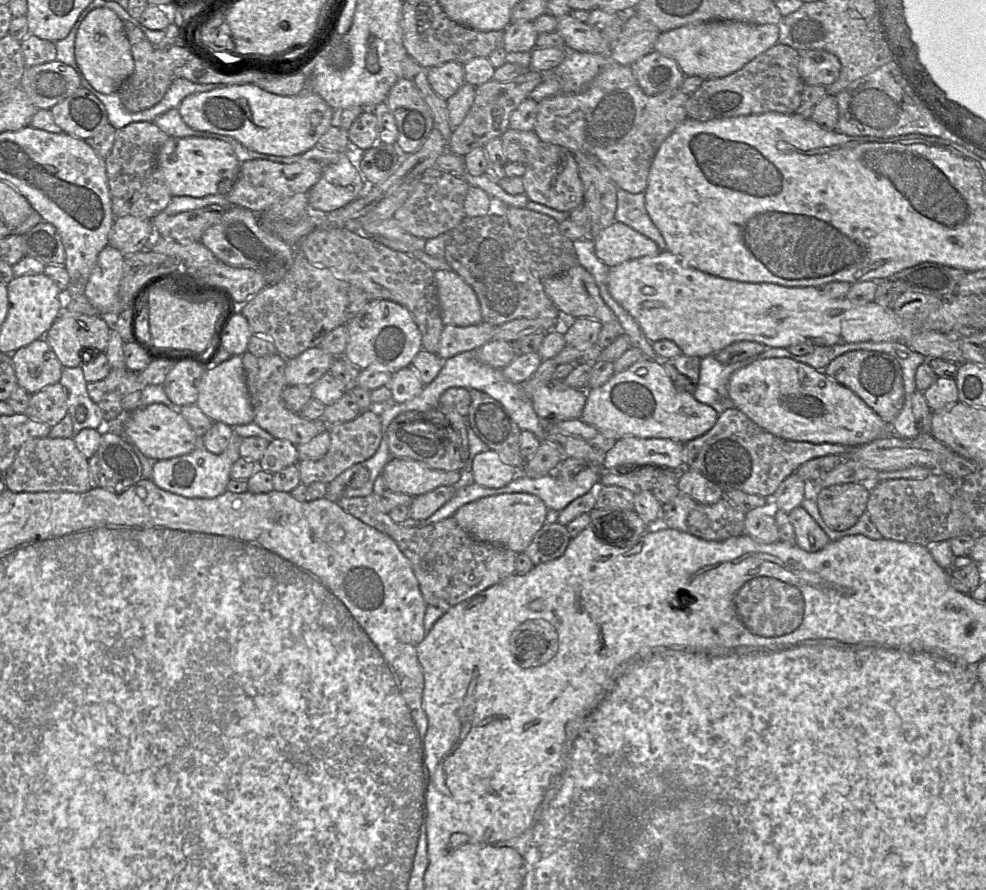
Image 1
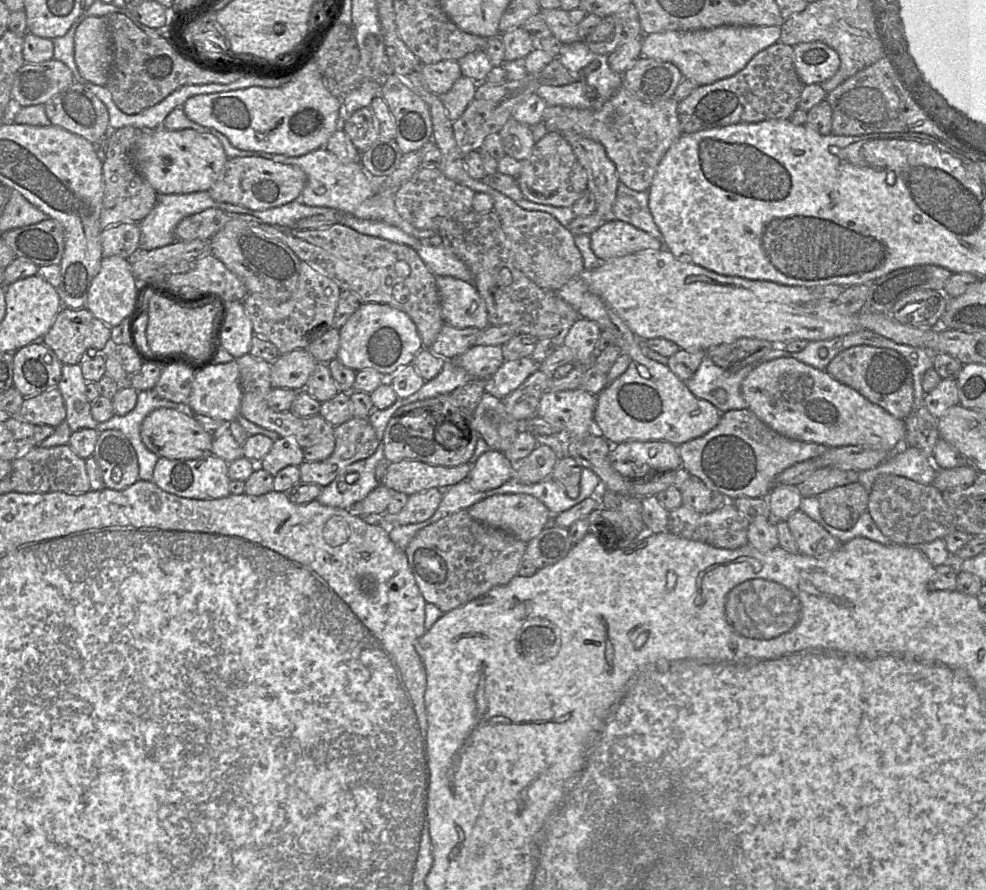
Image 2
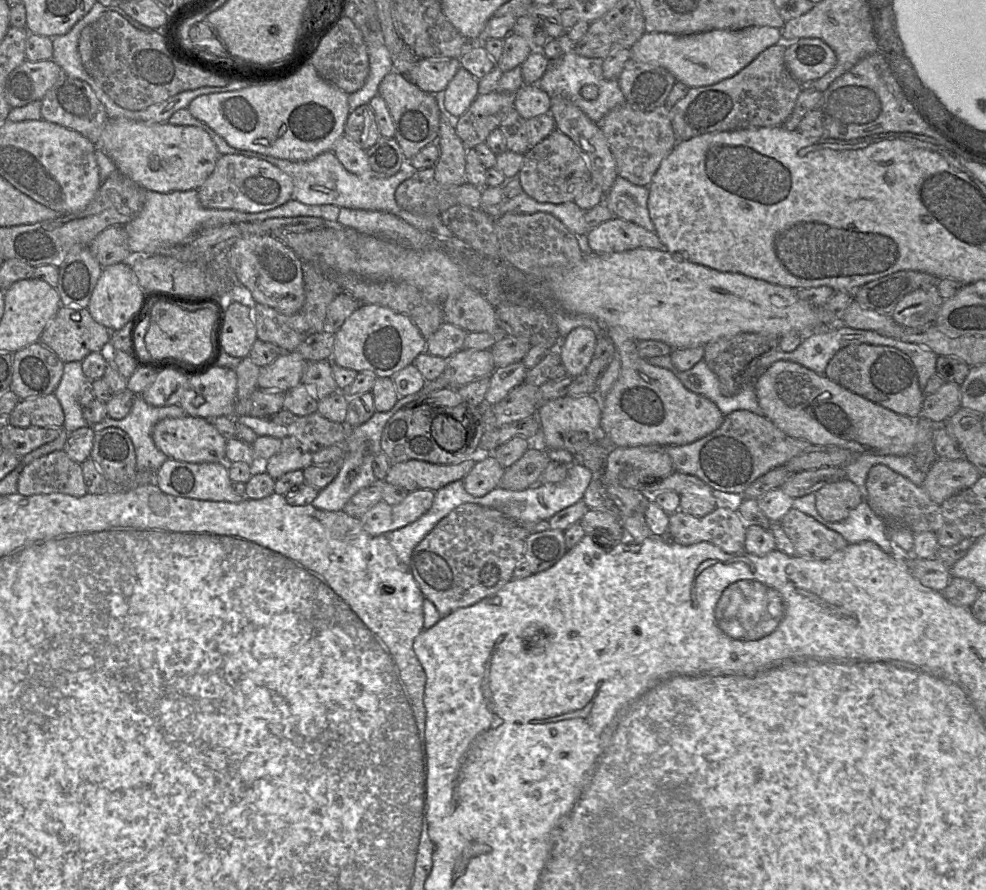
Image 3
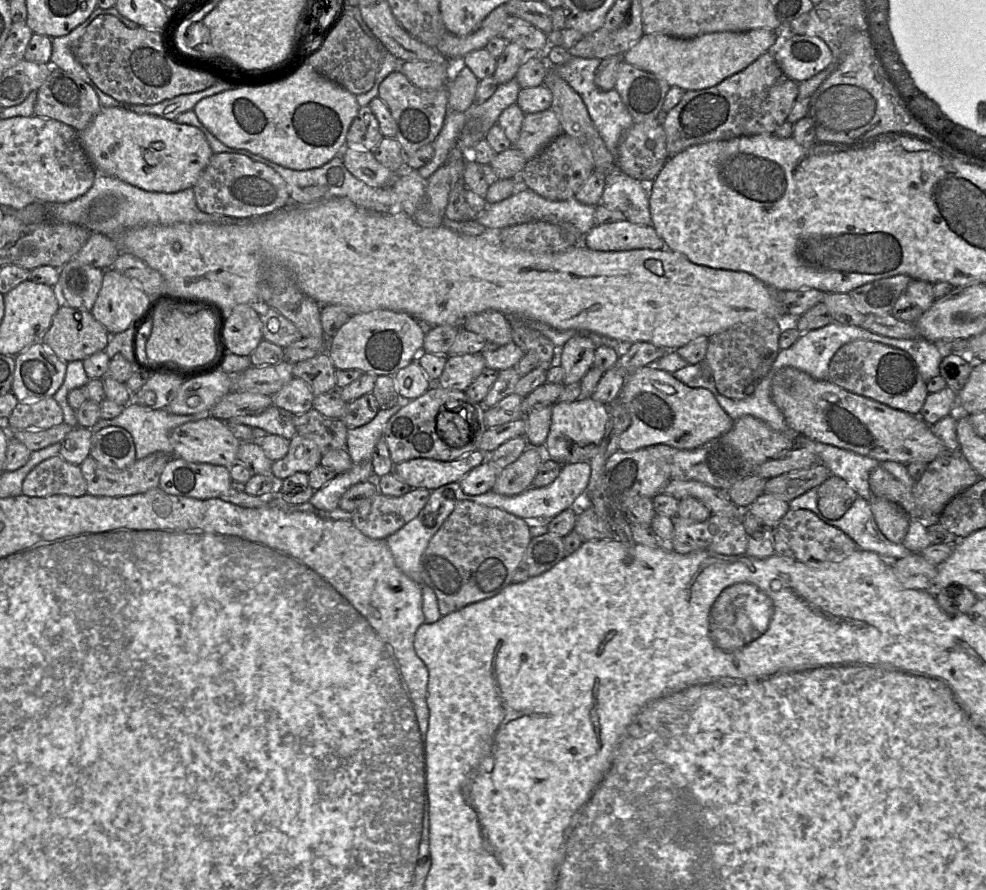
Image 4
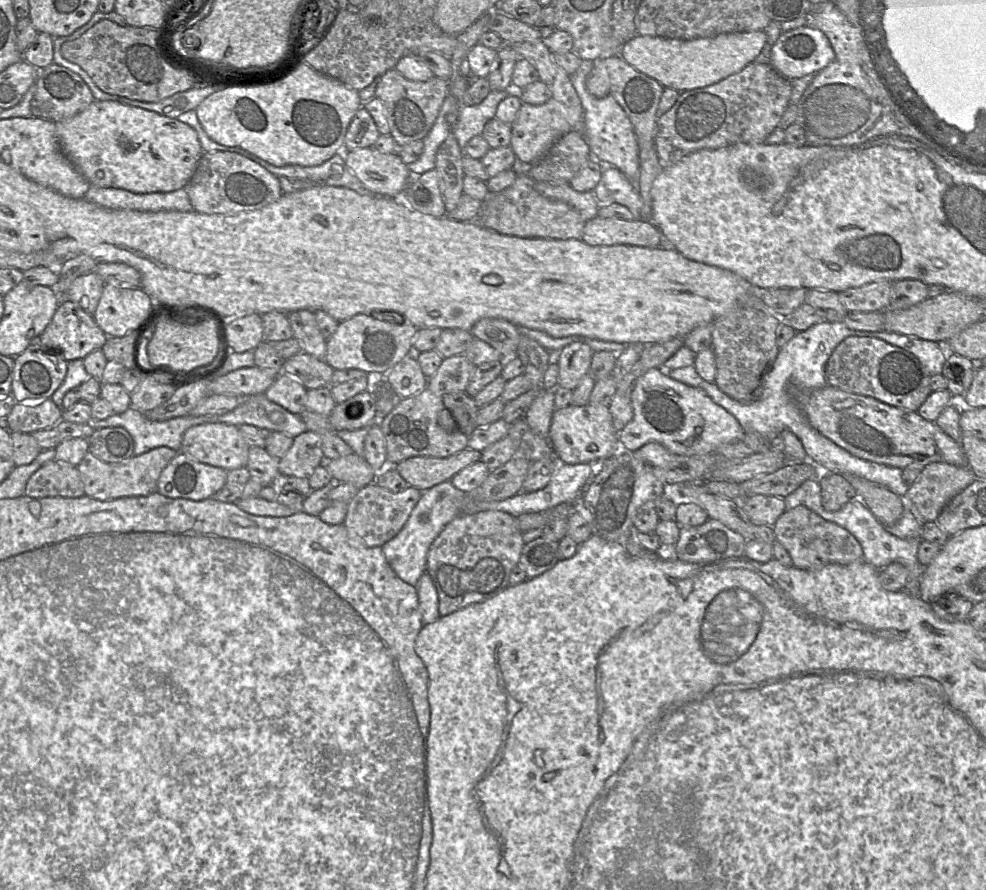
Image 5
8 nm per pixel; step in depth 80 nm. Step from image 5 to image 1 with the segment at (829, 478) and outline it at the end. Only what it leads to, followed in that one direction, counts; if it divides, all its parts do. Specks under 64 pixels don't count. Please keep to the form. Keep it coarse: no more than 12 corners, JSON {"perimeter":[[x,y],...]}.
{"perimeter":[[861,483],[814,492],[834,531],[853,527],[866,511]]}

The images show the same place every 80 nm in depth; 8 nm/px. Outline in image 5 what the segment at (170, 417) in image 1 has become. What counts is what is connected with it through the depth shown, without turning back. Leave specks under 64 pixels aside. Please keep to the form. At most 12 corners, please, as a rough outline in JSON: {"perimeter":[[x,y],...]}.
{"perimeter":[[238,426],[186,430],[179,453],[230,471],[246,467]]}

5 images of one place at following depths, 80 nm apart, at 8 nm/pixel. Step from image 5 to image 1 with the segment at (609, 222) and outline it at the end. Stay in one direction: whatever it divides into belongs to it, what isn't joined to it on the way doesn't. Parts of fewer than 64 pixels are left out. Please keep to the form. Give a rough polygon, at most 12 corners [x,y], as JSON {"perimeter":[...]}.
{"perimeter":[[616,221],[595,236],[609,268],[661,252],[653,240]]}

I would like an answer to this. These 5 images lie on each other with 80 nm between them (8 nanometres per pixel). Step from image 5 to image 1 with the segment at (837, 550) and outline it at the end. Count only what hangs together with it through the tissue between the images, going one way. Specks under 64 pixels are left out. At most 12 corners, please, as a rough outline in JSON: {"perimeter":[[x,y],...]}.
{"perimeter":[[802,507],[788,516],[796,545],[816,552],[831,542]]}

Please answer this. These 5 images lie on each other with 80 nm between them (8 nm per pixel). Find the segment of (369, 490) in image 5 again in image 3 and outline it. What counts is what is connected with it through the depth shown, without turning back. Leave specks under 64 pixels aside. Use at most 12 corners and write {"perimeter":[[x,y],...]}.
{"perimeter":[[411,491],[398,504],[380,501],[359,519],[387,535],[425,514],[435,492]]}

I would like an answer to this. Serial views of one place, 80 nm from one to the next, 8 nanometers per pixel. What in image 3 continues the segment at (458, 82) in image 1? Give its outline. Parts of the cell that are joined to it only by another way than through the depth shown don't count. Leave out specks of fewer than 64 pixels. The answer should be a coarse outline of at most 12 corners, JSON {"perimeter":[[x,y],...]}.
{"perimeter":[[456,58],[417,59],[408,79],[440,96],[460,67]]}

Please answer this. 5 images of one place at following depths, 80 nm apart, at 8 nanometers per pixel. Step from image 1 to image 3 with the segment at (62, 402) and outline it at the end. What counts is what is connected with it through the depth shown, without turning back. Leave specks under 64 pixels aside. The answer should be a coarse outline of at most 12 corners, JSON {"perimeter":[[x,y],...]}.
{"perimeter":[[54,393],[20,400],[9,424],[63,428]]}

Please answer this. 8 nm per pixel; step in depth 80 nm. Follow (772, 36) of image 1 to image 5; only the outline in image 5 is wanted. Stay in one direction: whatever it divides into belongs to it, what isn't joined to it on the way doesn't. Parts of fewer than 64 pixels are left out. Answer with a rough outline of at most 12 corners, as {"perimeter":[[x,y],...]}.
{"perimeter":[[764,31],[636,35],[619,55],[664,88],[704,88],[753,63]]}

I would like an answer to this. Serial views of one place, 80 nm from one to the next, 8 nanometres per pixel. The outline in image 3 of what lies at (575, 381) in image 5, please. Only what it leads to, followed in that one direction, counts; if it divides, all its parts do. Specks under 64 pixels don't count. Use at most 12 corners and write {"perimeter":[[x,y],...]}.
{"perimeter":[[576,327],[558,349],[567,376],[583,374],[595,355],[598,336]]}

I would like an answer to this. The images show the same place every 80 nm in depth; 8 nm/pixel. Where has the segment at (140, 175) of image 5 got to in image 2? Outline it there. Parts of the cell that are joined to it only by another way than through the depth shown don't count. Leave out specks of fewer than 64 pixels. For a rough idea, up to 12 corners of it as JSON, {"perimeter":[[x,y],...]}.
{"perimeter":[[142,130],[133,164],[157,193],[208,191],[228,157],[212,134]]}

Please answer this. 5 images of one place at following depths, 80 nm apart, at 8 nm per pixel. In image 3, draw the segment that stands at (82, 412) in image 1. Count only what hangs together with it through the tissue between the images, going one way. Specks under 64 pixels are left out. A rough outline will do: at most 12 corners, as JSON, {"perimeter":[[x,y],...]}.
{"perimeter":[[81,362],[64,363],[54,392],[64,412],[63,429],[89,426],[79,404],[87,377]]}

